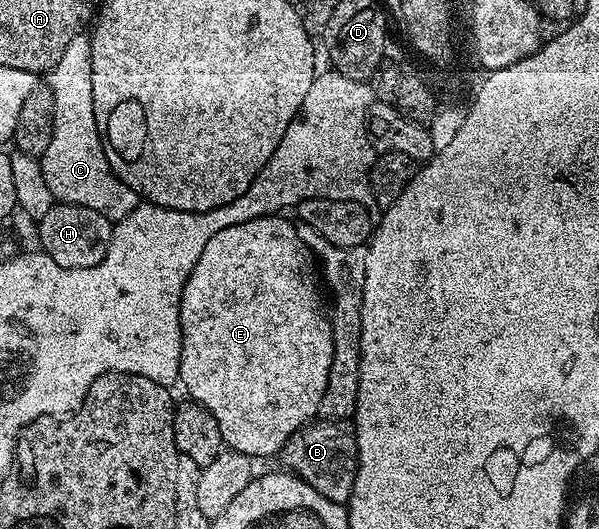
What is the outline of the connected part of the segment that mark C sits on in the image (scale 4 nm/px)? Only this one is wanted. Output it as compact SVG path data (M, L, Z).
M88 33L77 34L75 40L67 44L67 52L63 52L63 60L59 60L59 64L55 64L55 68L48 71L47 85L55 96L55 124L51 144L47 144L47 152L41 155L39 161L43 168L43 176L47 180L47 188L53 193L58 203L91 208L107 216L110 222L116 224L122 222L139 205L139 199L131 187L119 181L117 173L107 160L101 143L101 133L95 120L95 104L91 96L91 44L89 39Z

